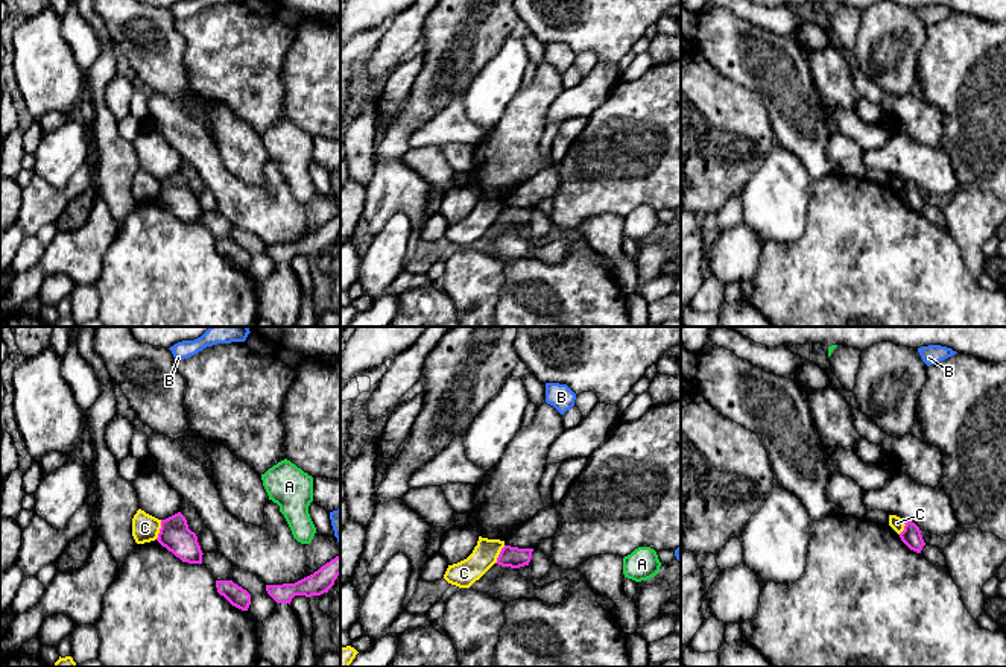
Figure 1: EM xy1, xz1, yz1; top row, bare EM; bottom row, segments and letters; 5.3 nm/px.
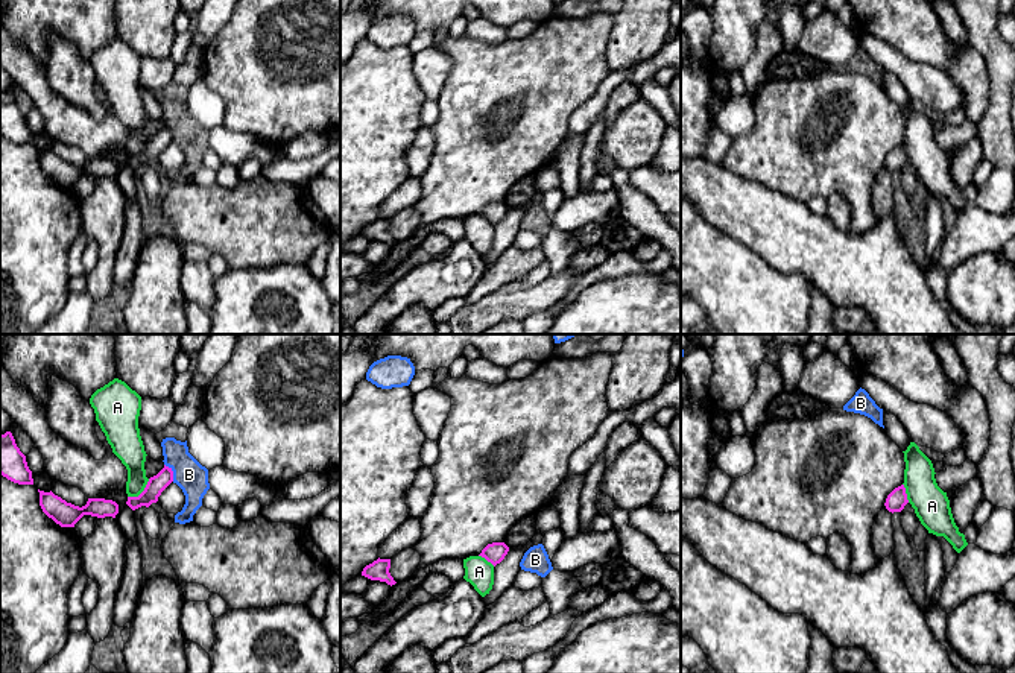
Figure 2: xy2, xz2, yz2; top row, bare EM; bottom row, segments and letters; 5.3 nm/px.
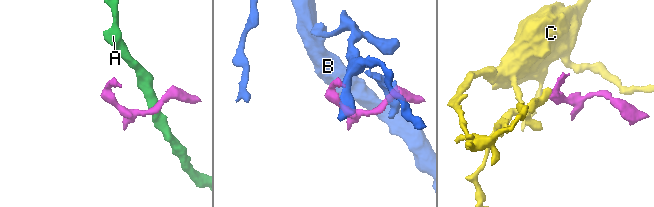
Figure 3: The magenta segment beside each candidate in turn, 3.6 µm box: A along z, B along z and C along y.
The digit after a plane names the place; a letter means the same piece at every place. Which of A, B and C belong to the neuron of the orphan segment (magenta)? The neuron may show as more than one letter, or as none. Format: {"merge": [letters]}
{"merge": []}

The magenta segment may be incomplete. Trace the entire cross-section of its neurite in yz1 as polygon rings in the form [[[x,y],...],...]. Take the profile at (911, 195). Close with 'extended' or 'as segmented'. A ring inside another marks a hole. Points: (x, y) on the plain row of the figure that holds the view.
[[[904,179],[904,190],[900,193],[901,201],[913,211],[921,213],[922,207],[925,205],[919,187]]]; as segmented

